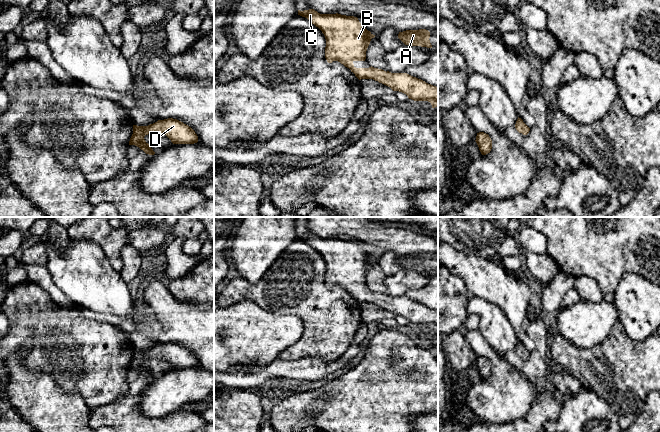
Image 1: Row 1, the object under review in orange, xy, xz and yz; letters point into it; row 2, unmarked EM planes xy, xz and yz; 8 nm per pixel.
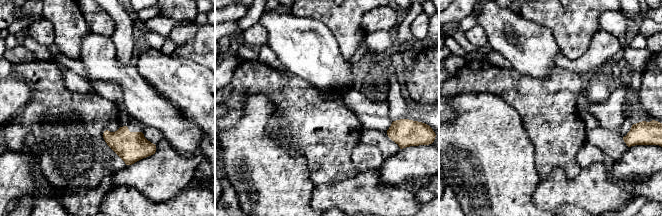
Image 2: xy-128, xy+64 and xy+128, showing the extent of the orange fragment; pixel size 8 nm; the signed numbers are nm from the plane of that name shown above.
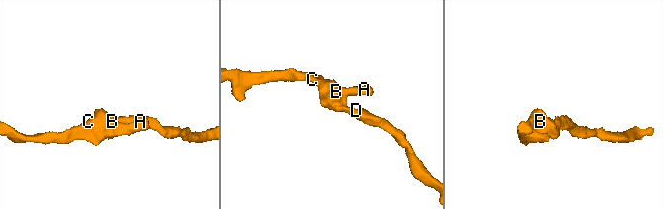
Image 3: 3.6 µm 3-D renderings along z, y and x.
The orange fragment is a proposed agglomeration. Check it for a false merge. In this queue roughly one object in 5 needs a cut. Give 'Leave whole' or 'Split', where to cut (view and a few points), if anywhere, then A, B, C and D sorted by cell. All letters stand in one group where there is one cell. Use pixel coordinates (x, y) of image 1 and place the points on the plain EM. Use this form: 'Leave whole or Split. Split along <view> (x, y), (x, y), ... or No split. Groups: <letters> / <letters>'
Leave whole. No split. Groups: A B C D

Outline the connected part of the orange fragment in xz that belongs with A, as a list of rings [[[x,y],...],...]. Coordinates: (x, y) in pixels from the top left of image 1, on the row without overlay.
[[[426,253],[406,254],[403,256],[399,256],[398,262],[405,269],[432,272],[432,269],[429,264],[430,256]]]

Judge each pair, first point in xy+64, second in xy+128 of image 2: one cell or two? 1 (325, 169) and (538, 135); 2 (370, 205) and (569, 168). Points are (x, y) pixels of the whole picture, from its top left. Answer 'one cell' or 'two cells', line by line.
1: one cell
2: two cells

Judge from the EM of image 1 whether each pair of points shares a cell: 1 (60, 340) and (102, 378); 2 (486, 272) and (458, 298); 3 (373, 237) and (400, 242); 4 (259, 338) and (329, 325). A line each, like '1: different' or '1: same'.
1: same
2: different
3: same
4: different

